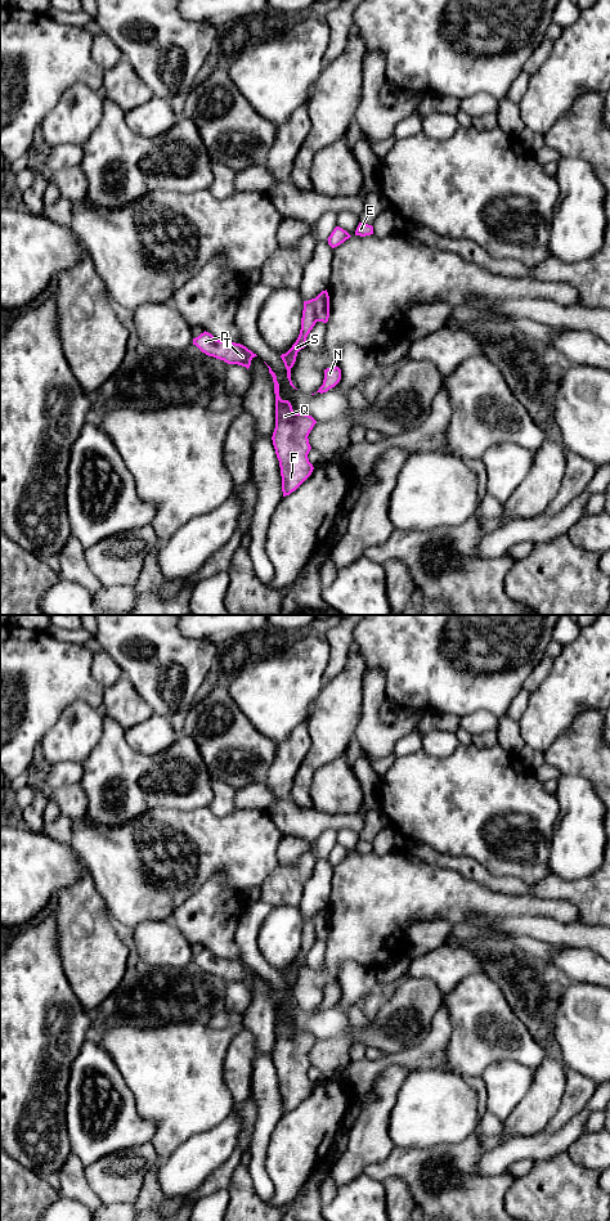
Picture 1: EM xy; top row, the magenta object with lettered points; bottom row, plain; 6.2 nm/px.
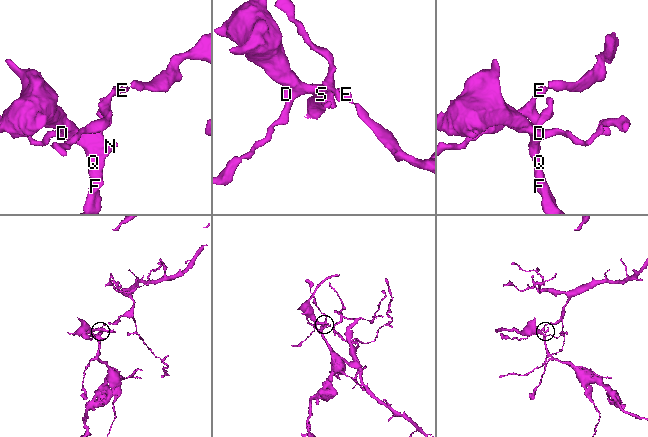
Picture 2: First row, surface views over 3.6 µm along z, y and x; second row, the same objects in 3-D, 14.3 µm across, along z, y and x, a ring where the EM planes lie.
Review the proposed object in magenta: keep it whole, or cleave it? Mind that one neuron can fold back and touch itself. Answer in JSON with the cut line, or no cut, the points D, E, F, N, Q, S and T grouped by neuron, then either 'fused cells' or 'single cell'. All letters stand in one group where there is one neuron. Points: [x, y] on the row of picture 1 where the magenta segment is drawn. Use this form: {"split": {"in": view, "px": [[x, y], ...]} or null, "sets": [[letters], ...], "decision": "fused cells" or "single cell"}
{"split": {"in": "xy", "px": [[313, 299], [317, 321]]}, "sets": [["D", "F", "N", "Q", "S", "T"], ["E"]], "decision": "fused cells"}

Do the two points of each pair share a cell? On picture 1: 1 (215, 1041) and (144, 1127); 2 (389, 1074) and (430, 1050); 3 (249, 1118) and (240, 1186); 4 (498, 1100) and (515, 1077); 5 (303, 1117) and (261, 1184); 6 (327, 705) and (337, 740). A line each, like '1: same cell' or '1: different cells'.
1: different cells
2: different cells
3: different cells
4: same cell
5: different cells
6: same cell

